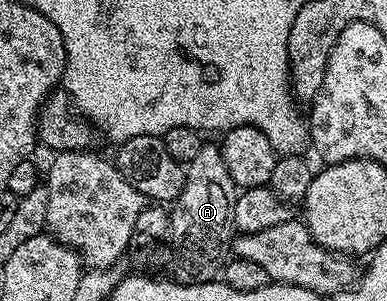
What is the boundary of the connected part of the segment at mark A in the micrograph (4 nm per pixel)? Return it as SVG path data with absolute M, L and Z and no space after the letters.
M212 141L205 142L202 149L198 149L198 153L194 156L194 161L190 161L186 165L186 174L184 177L184 184L182 185L182 193L177 197L175 203L171 204L170 214L172 217L172 245L171 248L174 252L175 262L178 264L180 262L180 275L181 280L190 283L210 283L213 282L221 274L222 268L226 262L226 254L224 255L224 247L226 251L226 244L233 238L234 226L233 226L233 213L232 207L235 205L237 199L238 188L234 180L230 177L230 169L226 169L226 161L222 157L219 146Z

